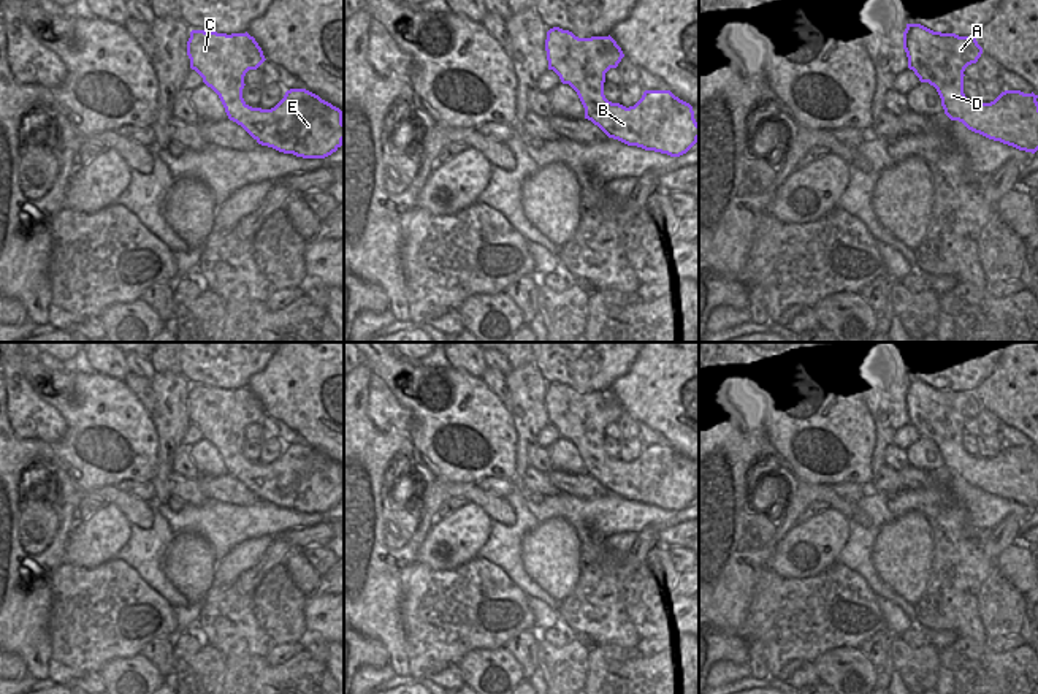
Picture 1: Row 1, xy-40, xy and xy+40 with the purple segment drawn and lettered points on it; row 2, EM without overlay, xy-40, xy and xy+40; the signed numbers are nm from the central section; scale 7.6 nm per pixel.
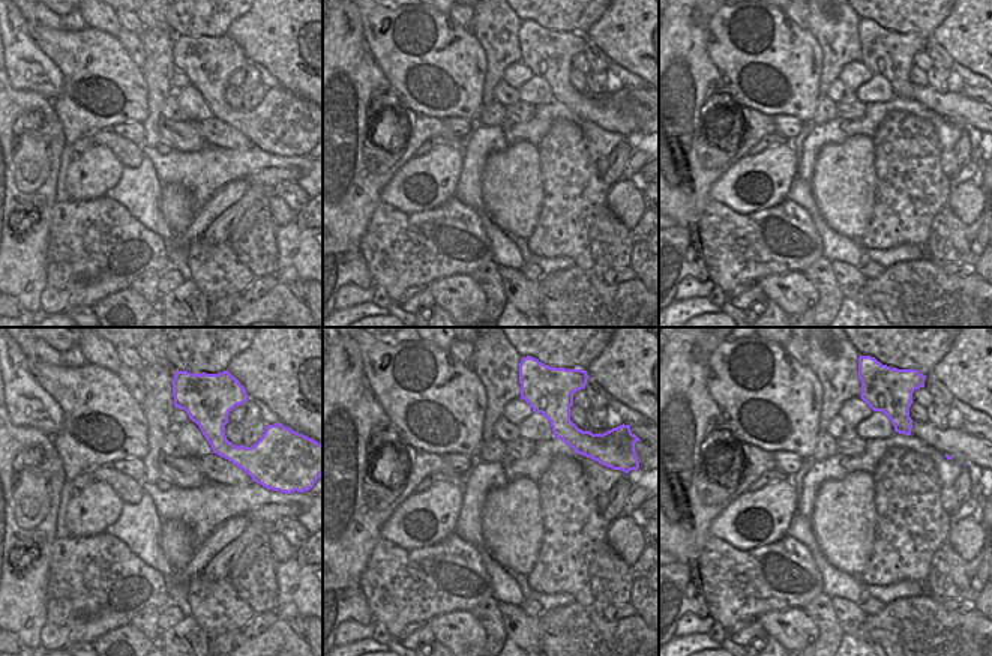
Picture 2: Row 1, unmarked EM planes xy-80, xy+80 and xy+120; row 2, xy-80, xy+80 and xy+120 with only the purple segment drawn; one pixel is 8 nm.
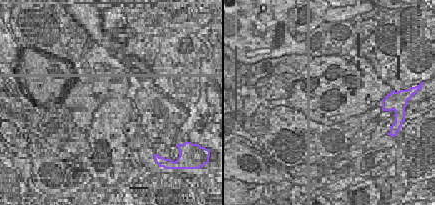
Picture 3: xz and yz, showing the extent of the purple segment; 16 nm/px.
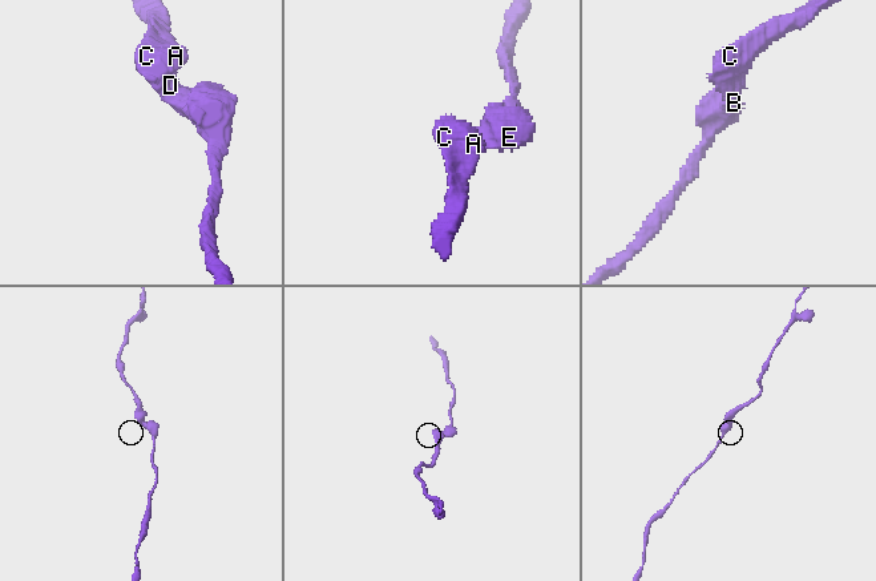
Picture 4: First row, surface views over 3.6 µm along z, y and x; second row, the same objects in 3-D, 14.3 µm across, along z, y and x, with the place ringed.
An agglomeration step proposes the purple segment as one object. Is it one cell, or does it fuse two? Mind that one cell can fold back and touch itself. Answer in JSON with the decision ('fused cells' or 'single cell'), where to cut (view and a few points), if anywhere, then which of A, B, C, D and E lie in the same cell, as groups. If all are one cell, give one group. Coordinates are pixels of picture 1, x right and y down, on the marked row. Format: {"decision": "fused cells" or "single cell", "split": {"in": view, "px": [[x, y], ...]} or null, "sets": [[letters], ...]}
{"decision": "single cell", "split": null, "sets": [["A", "B", "C", "D", "E"]]}

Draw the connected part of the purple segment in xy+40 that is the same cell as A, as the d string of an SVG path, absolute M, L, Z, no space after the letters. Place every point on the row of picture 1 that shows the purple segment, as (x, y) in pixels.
M906 24L903 49L908 68L921 82L933 86L945 114L968 130L1019 151L1038 151L1038 95L1005 90L994 101L968 100L964 71L976 63L983 48L975 36L933 32L921 24Z

